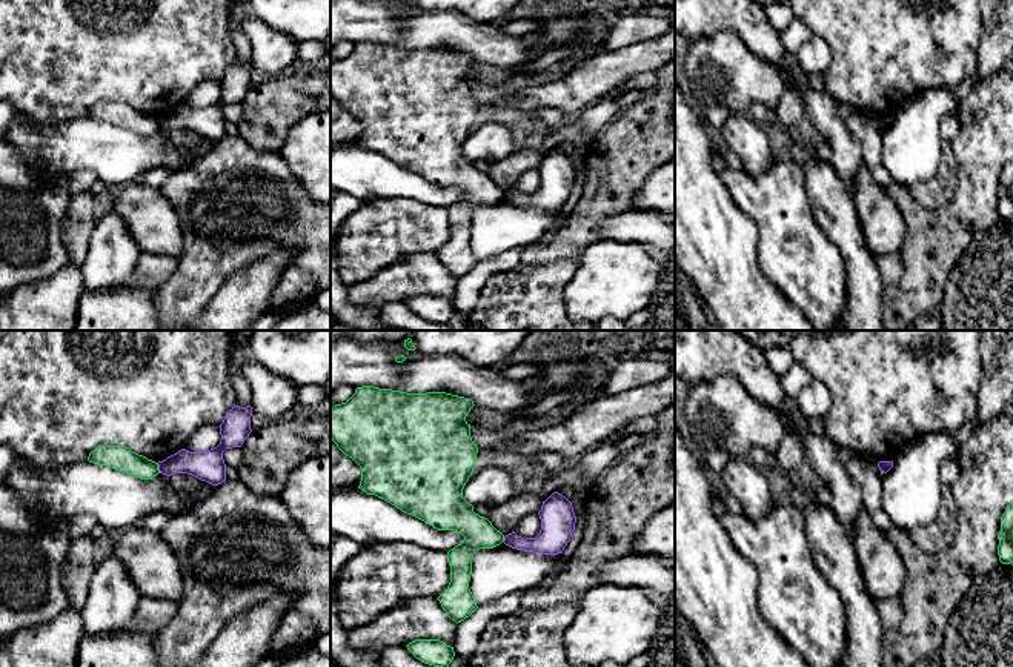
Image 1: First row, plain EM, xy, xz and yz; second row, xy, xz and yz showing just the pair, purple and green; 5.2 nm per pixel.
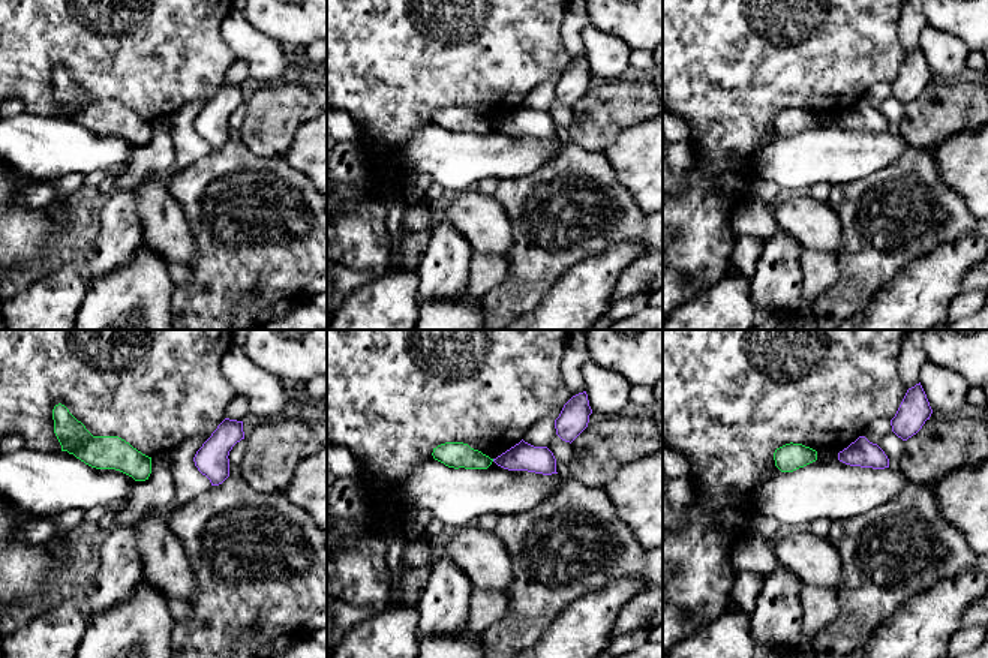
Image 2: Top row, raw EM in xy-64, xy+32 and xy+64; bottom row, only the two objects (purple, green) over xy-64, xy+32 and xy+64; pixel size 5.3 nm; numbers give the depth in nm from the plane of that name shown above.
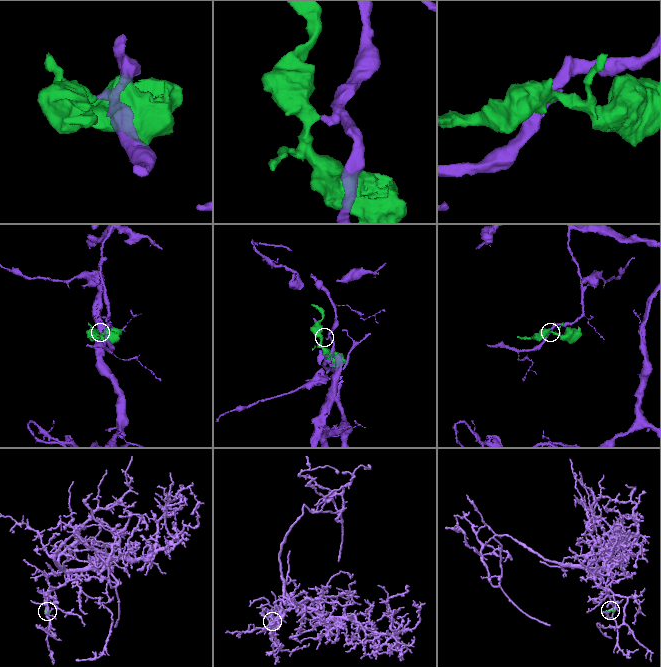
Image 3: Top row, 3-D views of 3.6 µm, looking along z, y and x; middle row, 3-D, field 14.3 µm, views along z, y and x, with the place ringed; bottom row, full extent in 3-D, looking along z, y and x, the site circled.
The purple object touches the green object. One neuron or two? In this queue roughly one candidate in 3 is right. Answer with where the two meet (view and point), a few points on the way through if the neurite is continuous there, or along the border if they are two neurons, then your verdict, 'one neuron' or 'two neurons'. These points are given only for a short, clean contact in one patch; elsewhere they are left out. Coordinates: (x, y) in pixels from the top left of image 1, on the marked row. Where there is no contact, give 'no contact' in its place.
meets purple in xy at (159, 467); border along xy (156, 463), (160, 472); two neurons

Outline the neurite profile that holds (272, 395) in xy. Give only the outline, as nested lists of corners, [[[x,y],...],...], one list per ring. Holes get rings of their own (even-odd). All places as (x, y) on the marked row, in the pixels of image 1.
[[[254,360],[240,366],[237,372],[252,390],[252,412],[277,421],[284,418],[297,404],[297,387],[287,378],[277,375]]]

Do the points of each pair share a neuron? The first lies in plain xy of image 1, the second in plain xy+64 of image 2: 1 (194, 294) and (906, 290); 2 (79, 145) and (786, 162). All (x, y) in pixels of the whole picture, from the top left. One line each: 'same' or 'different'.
1: different
2: same

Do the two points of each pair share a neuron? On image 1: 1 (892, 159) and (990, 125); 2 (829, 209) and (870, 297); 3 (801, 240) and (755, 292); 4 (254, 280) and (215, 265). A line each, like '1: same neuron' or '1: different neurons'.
1: different neurons
2: same neuron
3: different neurons
4: different neurons

